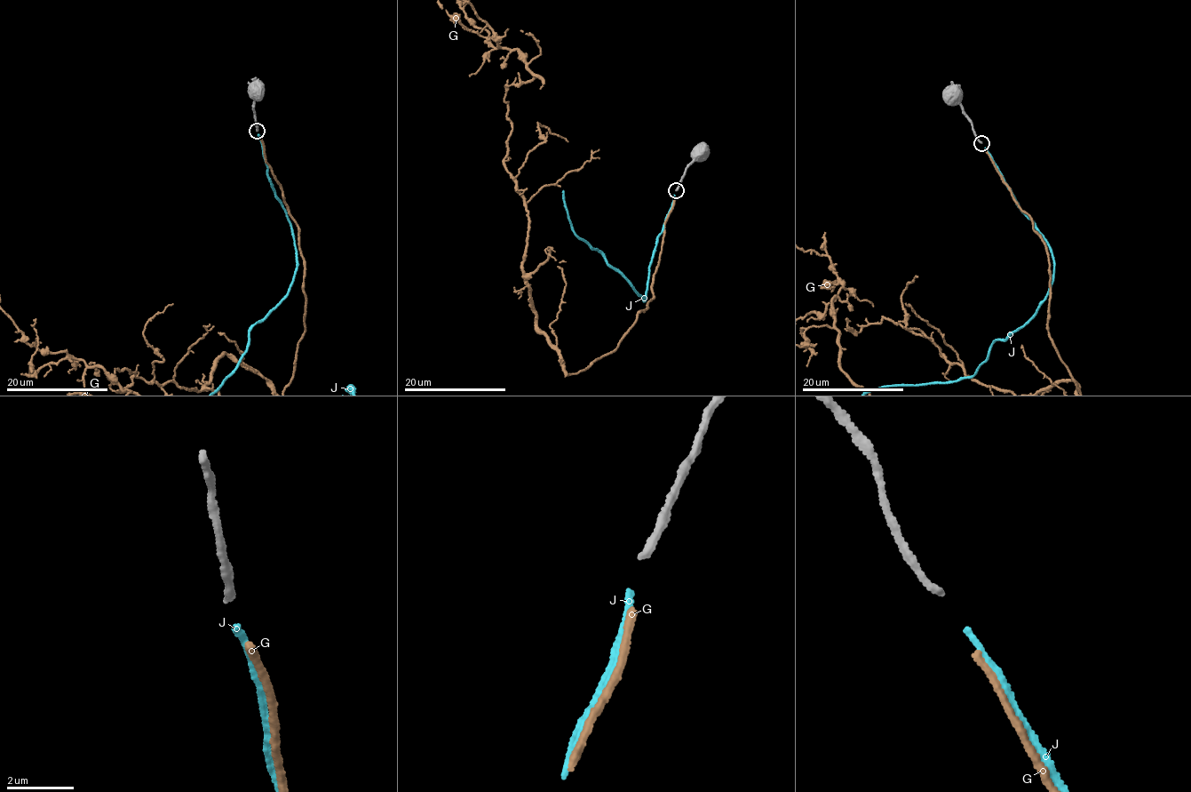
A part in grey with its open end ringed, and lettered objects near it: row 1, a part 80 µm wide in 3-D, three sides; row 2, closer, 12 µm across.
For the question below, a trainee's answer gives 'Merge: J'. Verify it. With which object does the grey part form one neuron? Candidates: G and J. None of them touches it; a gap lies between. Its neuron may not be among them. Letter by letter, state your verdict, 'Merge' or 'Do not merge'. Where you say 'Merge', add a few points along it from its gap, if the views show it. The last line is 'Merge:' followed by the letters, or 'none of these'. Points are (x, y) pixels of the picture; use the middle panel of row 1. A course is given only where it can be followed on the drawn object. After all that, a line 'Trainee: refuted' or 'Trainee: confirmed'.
G: Do not merge
J: Merge
Merge: J
Trainee: confirmed

